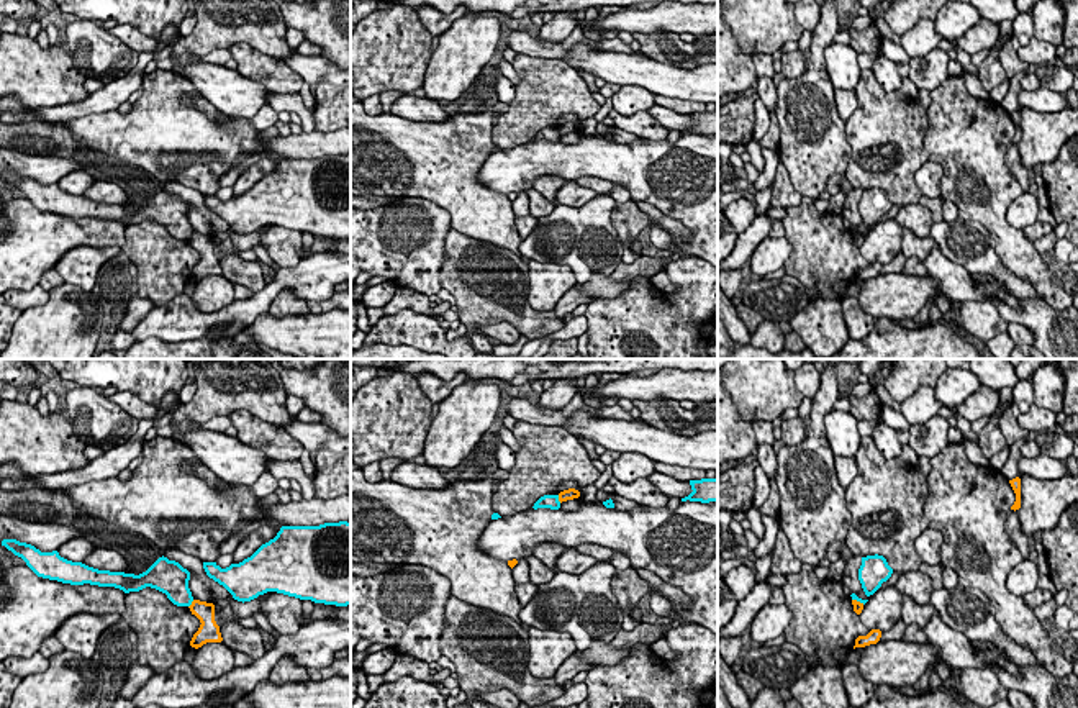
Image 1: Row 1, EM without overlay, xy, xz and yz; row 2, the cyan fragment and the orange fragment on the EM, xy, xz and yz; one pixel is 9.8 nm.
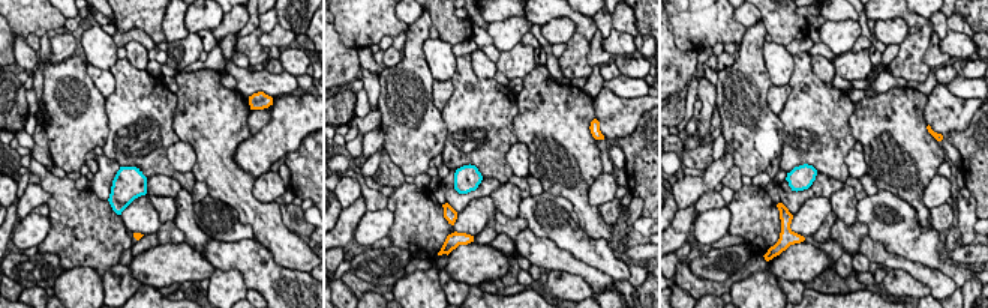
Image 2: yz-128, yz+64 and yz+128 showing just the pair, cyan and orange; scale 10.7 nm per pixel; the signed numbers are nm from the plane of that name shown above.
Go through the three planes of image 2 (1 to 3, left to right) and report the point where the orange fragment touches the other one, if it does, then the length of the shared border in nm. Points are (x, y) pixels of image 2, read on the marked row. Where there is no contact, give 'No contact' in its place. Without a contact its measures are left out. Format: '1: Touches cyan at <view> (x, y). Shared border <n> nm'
1: No contact
2: No contact
3: No contact

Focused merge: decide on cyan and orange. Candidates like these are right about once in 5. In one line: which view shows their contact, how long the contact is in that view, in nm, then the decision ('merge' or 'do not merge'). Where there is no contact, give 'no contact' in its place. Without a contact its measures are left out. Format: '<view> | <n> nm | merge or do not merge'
xz | 90 nm | do not merge

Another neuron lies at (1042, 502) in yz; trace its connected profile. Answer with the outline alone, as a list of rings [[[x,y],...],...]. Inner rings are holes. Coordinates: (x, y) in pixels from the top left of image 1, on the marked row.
[[[1067,475],[1055,480],[1021,479],[1021,531],[1032,541],[1037,533],[1052,531],[1062,513],[1078,502],[1078,477]]]

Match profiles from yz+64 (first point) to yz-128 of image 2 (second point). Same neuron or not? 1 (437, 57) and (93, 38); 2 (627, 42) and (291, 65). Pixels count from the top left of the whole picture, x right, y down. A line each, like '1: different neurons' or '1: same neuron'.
1: same neuron
2: different neurons

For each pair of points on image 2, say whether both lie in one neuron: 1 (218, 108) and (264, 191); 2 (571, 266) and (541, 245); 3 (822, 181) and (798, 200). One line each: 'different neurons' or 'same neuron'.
1: different neurons
2: same neuron
3: same neuron

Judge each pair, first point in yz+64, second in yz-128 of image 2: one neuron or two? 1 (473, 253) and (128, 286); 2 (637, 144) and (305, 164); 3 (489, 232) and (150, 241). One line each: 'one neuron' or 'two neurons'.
1: two neurons
2: one neuron
3: one neuron

